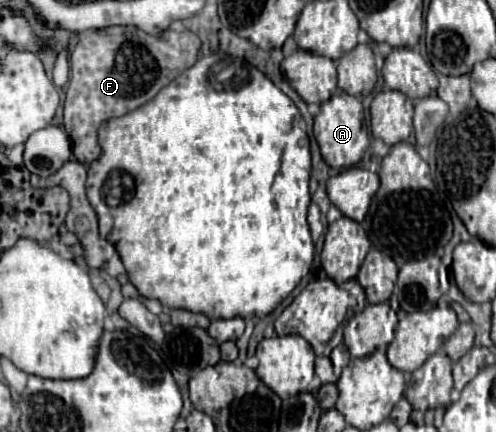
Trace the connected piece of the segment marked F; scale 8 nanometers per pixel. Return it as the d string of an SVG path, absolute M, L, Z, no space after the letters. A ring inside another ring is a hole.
M110 26L104 30L90 30L80 36L80 42L76 44L74 52L70 54L70 84L64 100L64 128L72 142L72 152L78 162L90 164L100 156L98 146L98 126L114 116L124 116L126 112L132 112L146 102L150 102L164 86L174 82L184 70L192 68L198 60L198 50L202 42L192 32L172 32L166 30L160 38L150 36L138 28L130 26Z

